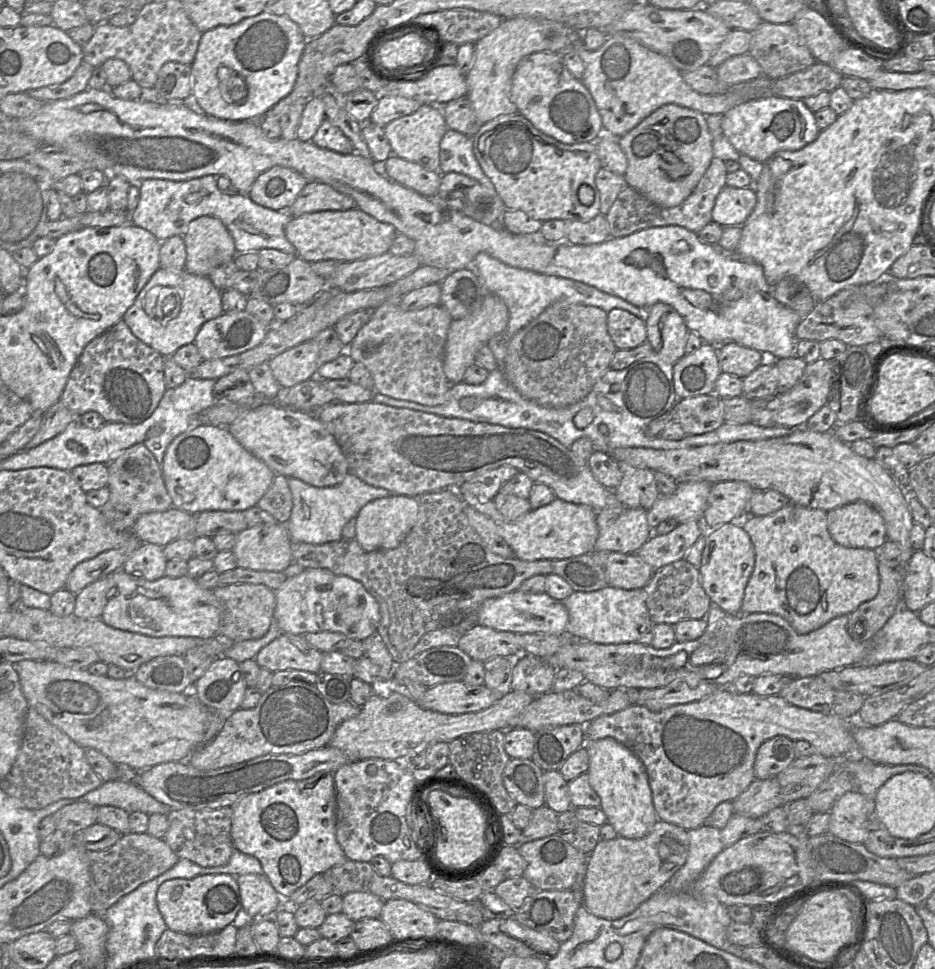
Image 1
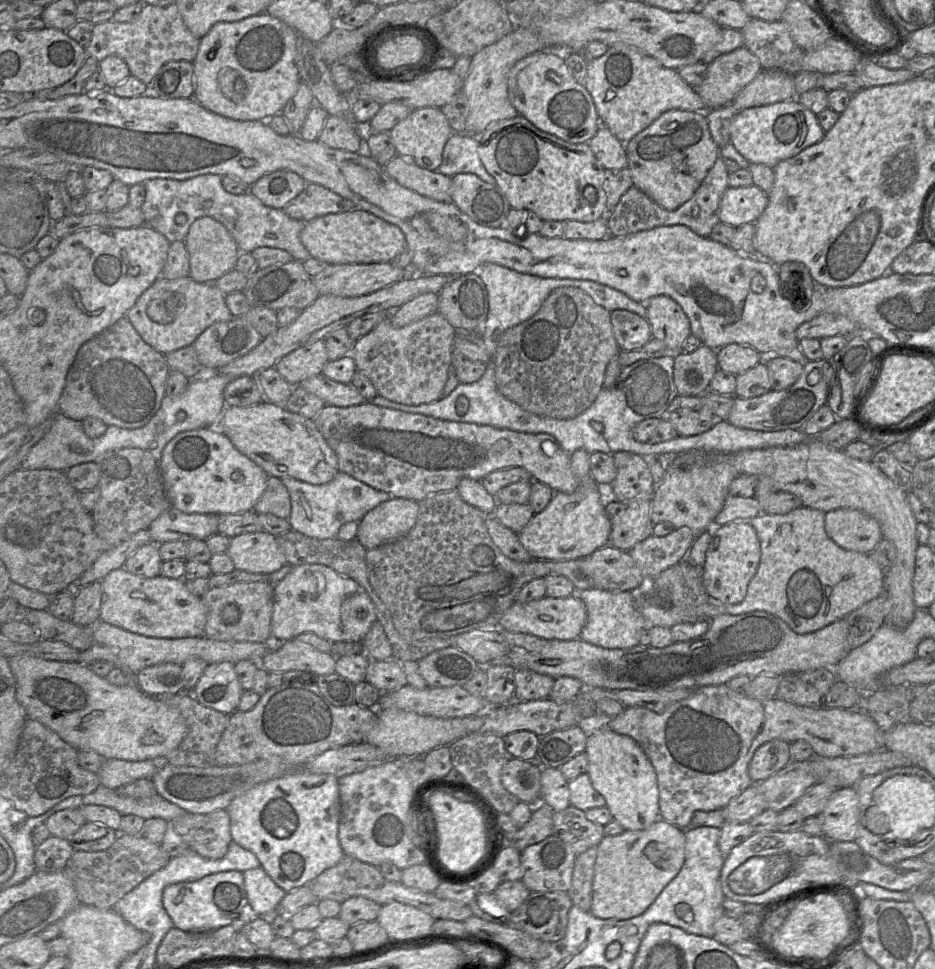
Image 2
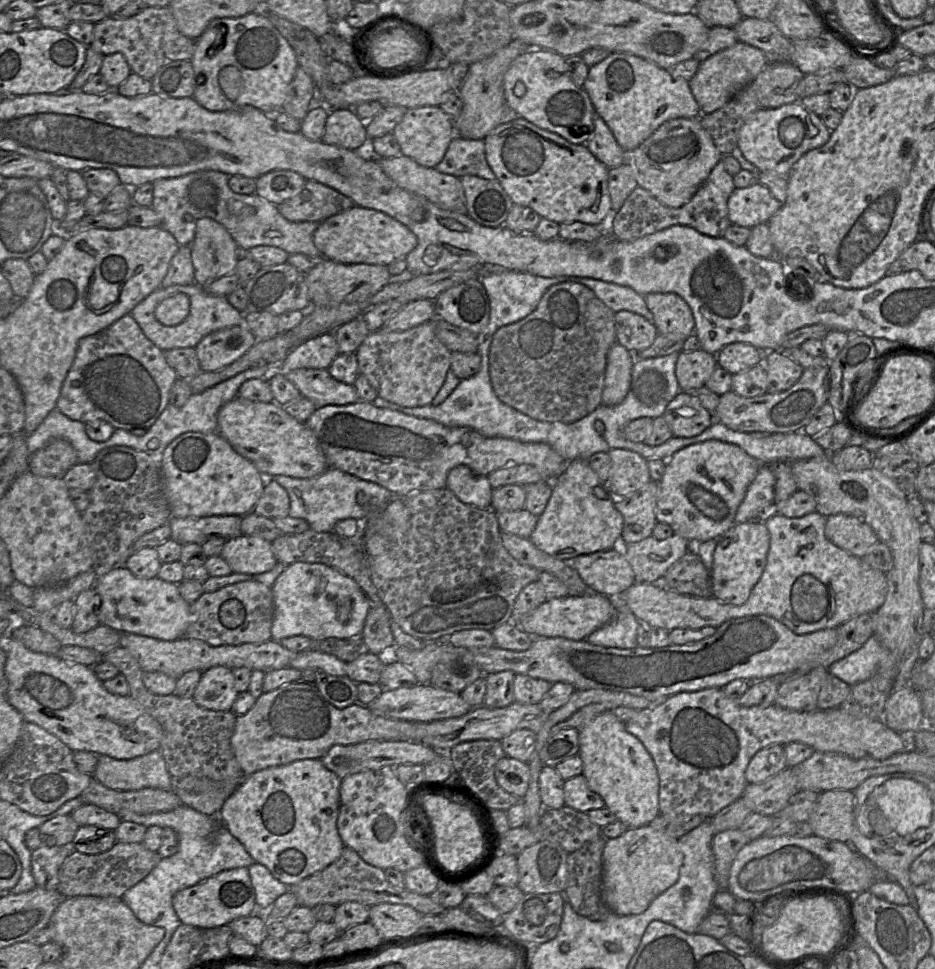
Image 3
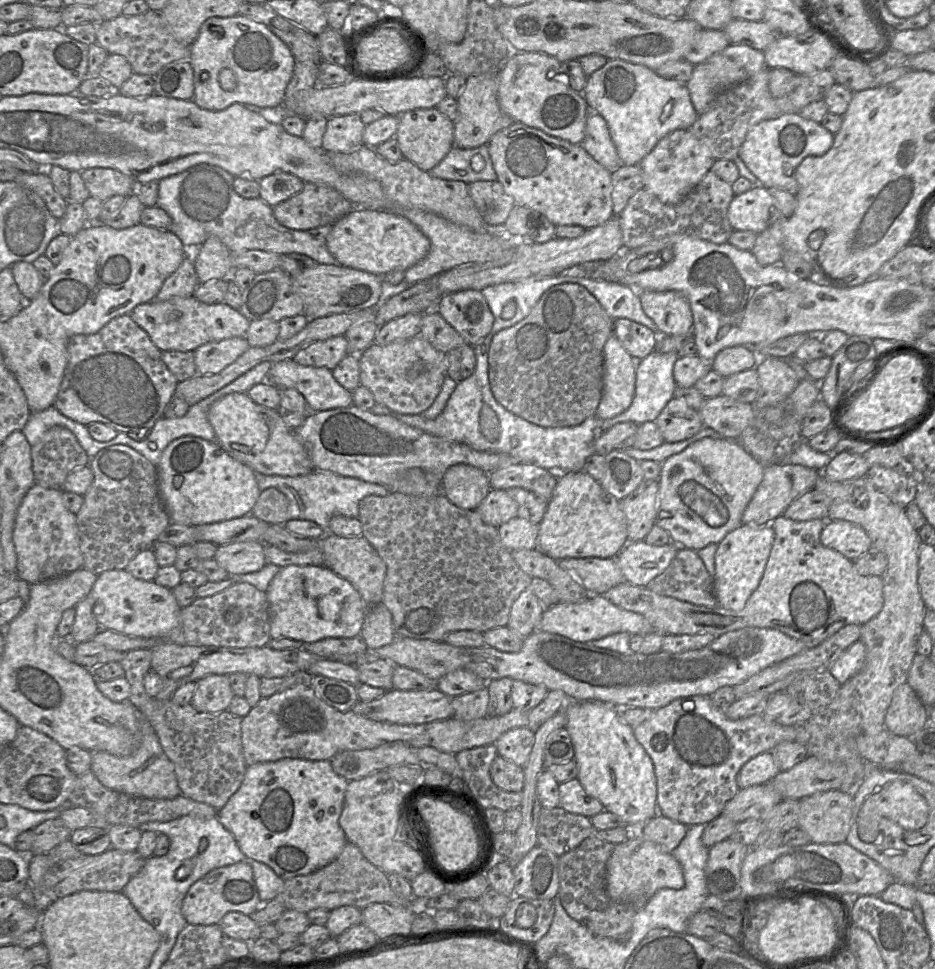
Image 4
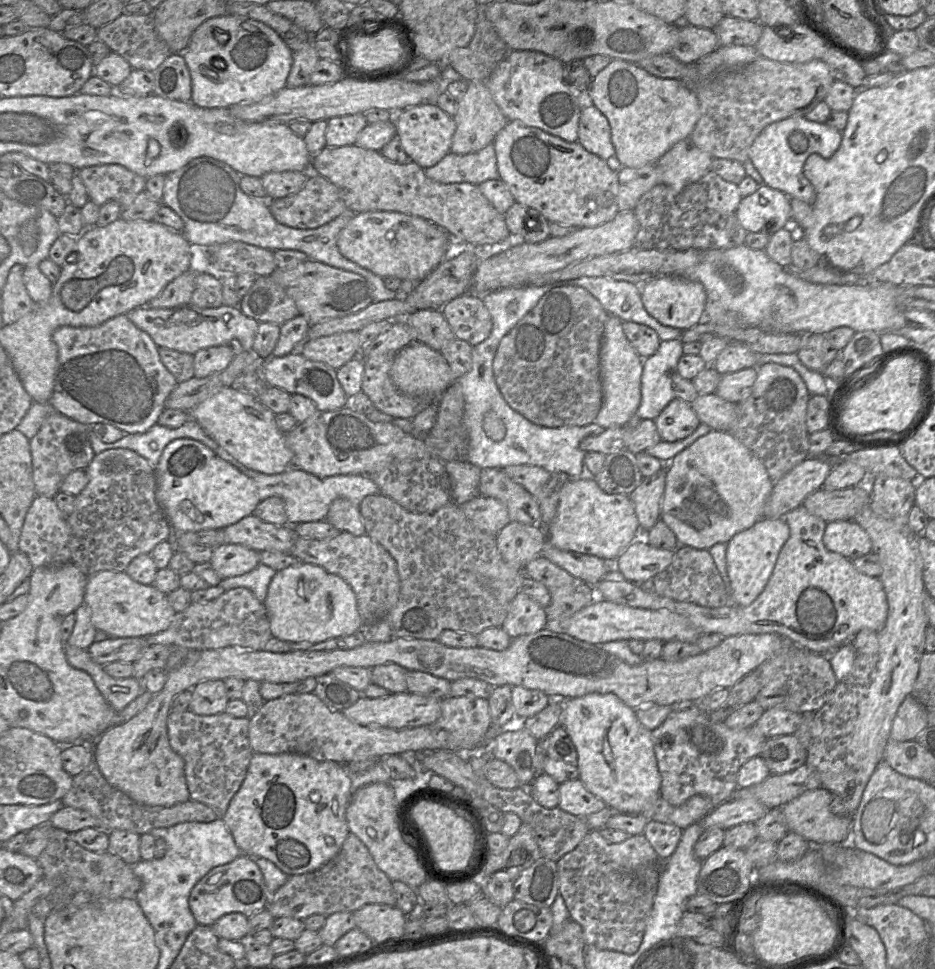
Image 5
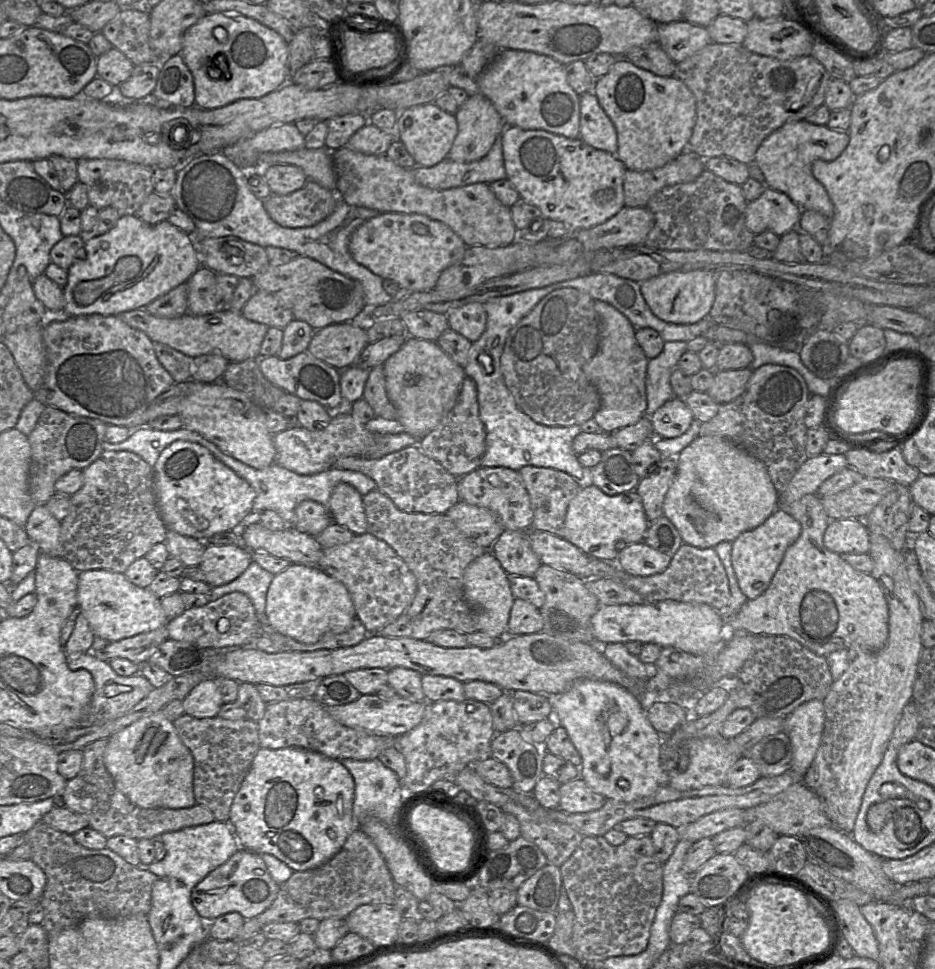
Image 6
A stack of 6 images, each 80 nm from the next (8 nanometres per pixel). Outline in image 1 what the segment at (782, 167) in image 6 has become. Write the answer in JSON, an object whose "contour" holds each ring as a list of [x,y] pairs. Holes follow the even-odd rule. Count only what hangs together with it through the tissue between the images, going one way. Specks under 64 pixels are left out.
{"contour":[[[770,96],[741,103],[722,116],[723,135],[740,153],[759,162],[767,161],[778,151],[796,151],[813,142],[819,128],[812,112],[802,99]]]}

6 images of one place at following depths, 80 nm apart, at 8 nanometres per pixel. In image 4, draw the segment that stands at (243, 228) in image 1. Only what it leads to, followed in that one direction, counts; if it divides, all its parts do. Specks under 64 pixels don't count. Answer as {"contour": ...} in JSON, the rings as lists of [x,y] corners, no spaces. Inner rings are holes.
{"contour":[[[203,163],[158,181],[156,205],[171,217],[170,231],[184,246],[200,246],[208,237],[216,236],[232,253],[249,249],[270,251],[278,255],[299,253],[319,264],[338,264],[326,243],[332,225],[304,231],[287,228],[277,221],[273,208],[261,198],[240,196],[233,188],[234,178],[221,167]]]}

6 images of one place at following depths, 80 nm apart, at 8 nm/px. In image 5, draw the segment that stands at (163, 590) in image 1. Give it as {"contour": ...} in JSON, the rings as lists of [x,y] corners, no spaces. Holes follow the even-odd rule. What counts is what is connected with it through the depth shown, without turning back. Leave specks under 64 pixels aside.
{"contour":[[[104,570],[88,576],[84,593],[84,603],[90,608],[94,627],[105,632],[109,638],[144,637],[166,630],[176,612],[168,601],[168,595],[159,591],[154,585],[142,585],[131,579],[125,571]]]}

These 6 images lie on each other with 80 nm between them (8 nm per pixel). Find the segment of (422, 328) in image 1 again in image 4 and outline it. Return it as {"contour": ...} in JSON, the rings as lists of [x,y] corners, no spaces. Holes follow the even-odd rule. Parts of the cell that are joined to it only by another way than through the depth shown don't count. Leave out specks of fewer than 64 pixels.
{"contour":[[[422,335],[388,345],[372,343],[358,354],[360,384],[371,391],[375,402],[401,414],[421,414],[438,396],[447,376],[447,354],[433,347]],[[417,362],[425,364],[425,371],[409,377],[410,368]]]}

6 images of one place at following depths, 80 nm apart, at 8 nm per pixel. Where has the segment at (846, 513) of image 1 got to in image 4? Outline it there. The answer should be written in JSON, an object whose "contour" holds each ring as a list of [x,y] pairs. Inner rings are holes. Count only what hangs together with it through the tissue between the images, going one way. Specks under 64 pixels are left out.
{"contour":[[[827,520],[820,540],[824,546],[839,551],[853,561],[872,546],[866,531],[846,520]]]}

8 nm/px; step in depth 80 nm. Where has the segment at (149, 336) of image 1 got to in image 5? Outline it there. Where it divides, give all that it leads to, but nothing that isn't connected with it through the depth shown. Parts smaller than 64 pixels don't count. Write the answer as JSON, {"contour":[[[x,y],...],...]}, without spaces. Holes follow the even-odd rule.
{"contour":[[[192,304],[175,308],[138,307],[126,314],[141,330],[149,334],[158,347],[194,355],[213,346],[231,345],[237,351],[252,349],[259,322],[242,313],[238,306],[221,305],[200,308]]]}

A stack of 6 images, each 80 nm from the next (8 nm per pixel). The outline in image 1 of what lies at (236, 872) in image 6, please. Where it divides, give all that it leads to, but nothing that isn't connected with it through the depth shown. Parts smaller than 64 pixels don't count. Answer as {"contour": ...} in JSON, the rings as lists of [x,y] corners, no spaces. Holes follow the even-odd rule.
{"contour":[[[229,874],[171,879],[157,889],[156,903],[168,929],[190,935],[217,932],[238,919],[241,898],[236,878]]]}

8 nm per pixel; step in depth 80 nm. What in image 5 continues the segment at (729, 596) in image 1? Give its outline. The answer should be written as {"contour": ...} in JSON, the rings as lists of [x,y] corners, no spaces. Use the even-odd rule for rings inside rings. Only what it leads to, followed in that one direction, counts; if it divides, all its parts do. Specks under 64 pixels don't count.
{"contour":[[[761,518],[752,527],[731,538],[727,543],[726,560],[730,579],[730,601],[733,604],[748,606],[763,591],[789,535],[789,526],[782,518]]]}

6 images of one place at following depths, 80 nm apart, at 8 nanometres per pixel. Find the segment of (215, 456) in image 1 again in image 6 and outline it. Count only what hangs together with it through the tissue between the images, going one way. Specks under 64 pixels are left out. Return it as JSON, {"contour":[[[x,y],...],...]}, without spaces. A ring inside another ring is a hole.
{"contour":[[[178,440],[167,446],[154,466],[157,507],[168,530],[199,541],[238,530],[251,516],[256,491],[204,446]]]}

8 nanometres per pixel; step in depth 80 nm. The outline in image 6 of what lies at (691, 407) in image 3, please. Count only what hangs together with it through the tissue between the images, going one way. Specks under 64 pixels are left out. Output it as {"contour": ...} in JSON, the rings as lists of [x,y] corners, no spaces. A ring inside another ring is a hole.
{"contour":[[[677,397],[668,400],[649,418],[653,426],[654,440],[679,437],[694,421],[691,409]]]}

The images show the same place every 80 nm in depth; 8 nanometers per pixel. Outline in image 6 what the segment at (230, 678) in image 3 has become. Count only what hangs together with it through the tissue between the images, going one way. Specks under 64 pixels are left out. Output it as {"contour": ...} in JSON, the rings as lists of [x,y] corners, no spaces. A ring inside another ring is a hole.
{"contour":[[[209,677],[199,683],[182,701],[184,713],[195,718],[216,717],[223,705],[215,677]]]}

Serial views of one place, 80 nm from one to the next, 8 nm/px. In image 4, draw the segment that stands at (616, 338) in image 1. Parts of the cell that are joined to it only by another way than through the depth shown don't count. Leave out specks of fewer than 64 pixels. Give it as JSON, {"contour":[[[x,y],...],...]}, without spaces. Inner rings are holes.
{"contour":[[[626,318],[614,321],[614,335],[636,361],[651,354],[659,341],[658,333]]]}

